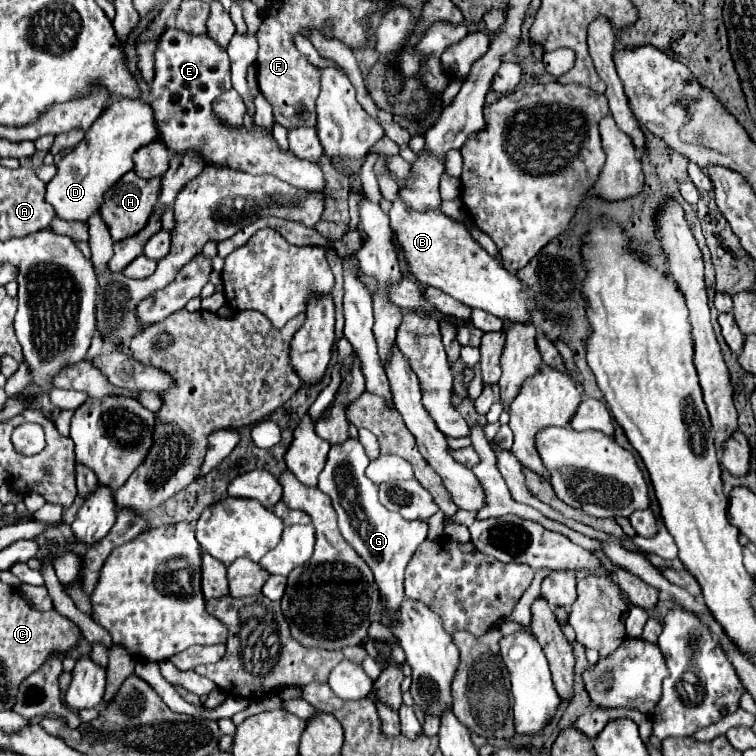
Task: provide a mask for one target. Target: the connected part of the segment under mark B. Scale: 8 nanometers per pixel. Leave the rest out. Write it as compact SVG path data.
M398 196L394 202L392 202L392 208L390 208L390 228L396 236L396 242L402 250L402 256L404 256L404 262L408 266L408 272L424 286L432 286L432 288L438 288L442 290L444 294L452 296L454 300L466 304L468 308L482 308L502 320L512 320L512 322L520 322L520 324L526 324L526 322L532 322L530 320L530 314L528 314L528 308L532 306L538 306L542 308L540 304L536 302L530 302L526 298L526 292L524 292L524 284L514 276L510 274L496 258L492 258L468 232L468 228L462 224L462 222L456 222L452 218L448 218L446 214L442 214L440 210L434 210L434 208L428 208L428 210L412 210L408 208L402 198Z

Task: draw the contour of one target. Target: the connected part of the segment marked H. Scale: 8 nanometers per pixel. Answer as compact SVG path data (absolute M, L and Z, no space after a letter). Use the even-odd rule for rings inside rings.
M128 172L116 182L106 194L104 194L104 208L100 208L106 226L110 228L110 234L114 242L124 240L128 236L134 236L144 228L148 222L148 216L152 214L152 208L156 206L156 196L160 194L160 178L138 178L134 172Z

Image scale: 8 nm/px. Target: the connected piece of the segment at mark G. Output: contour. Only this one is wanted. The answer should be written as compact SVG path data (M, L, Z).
M348 438L342 444L334 444L328 452L324 470L318 476L318 488L330 496L338 514L342 536L374 572L376 584L386 600L386 612L392 612L394 616L400 600L404 600L404 568L416 548L426 540L428 524L420 520L404 520L400 514L386 510L378 500L378 486L364 474L368 464L370 460L358 438Z

